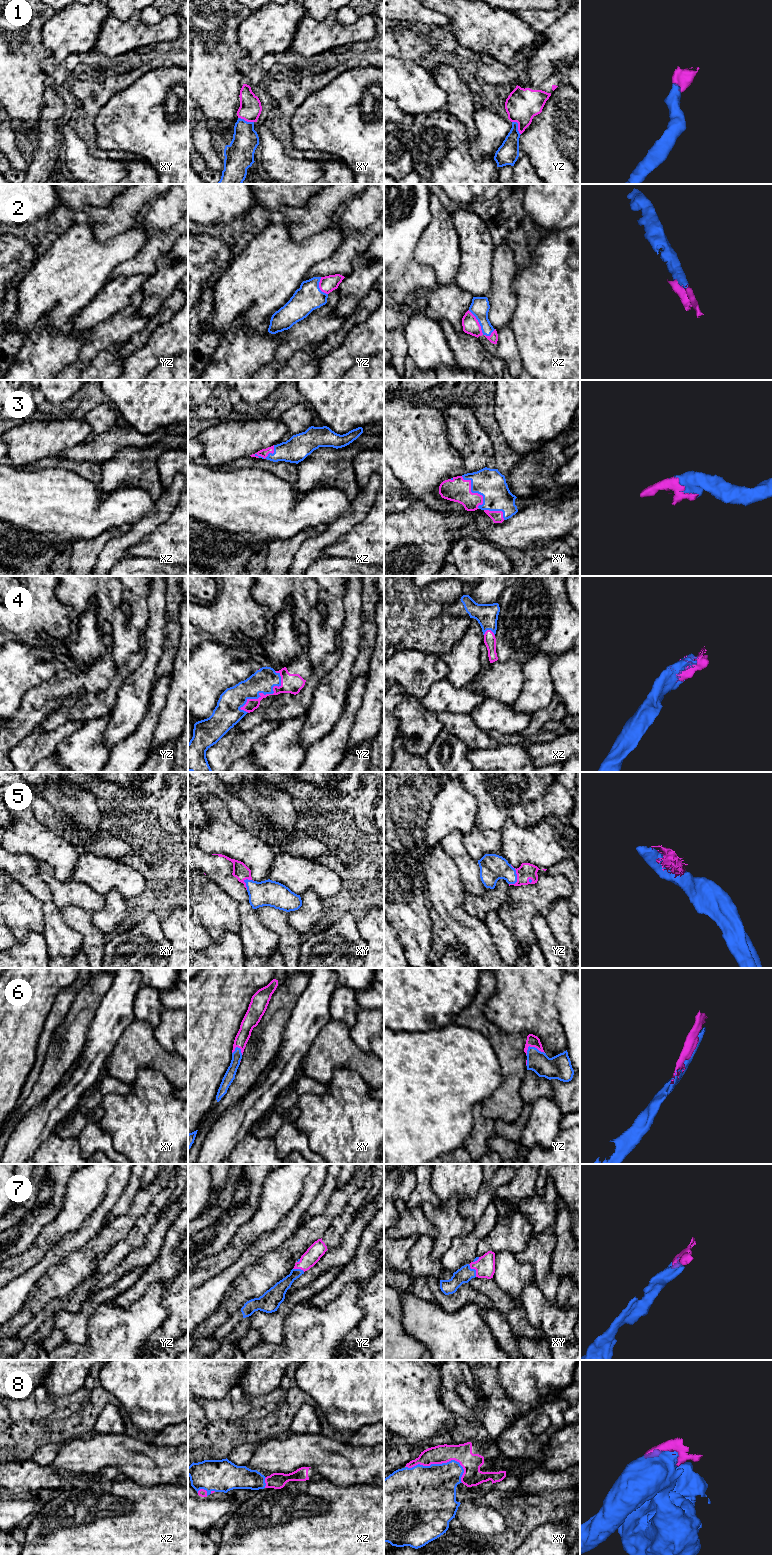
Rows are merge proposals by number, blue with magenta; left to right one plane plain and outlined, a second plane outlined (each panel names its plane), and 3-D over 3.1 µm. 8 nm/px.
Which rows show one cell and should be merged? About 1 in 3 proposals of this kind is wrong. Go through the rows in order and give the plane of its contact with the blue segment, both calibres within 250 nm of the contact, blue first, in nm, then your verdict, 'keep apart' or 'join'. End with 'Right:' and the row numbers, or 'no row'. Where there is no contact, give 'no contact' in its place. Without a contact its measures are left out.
1: contact in yz; calibres 180 and 260 nm; join
2: contact in xz; calibres 150 and 130 nm; join
3: contact in xy; calibres 240 and 190 nm; join
4: contact in yz; calibres 190 and 160 nm; join
5: contact in yz; calibres 220 and 140 nm; join
6: contact in yz; calibres 190 and 100 nm; join
7: contact in xy; calibres 130 and 160 nm; join
8: contact in xy; calibres 440 and 160 nm; join
Right: 1, 2, 3, 4, 5, 6, 7, 8

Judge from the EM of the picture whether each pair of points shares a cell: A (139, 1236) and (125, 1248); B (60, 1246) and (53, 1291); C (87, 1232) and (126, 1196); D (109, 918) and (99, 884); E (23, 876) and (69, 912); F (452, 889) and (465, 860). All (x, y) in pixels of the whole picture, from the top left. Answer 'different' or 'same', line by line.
A: same
B: different
C: different
D: different
E: different
F: different

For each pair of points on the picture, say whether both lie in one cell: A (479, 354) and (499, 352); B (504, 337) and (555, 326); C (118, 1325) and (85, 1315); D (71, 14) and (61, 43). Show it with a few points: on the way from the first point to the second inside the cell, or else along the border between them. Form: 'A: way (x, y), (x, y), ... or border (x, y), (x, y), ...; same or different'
A: border (476, 338), (492, 354), (499, 358), (505, 366); different
B: border (508, 325), (514, 335), (520, 358); different
C: border (107, 1301), (103, 1302), (92, 1314), (86, 1340); different
D: way (71, 21), (71, 28), (63, 36); same

